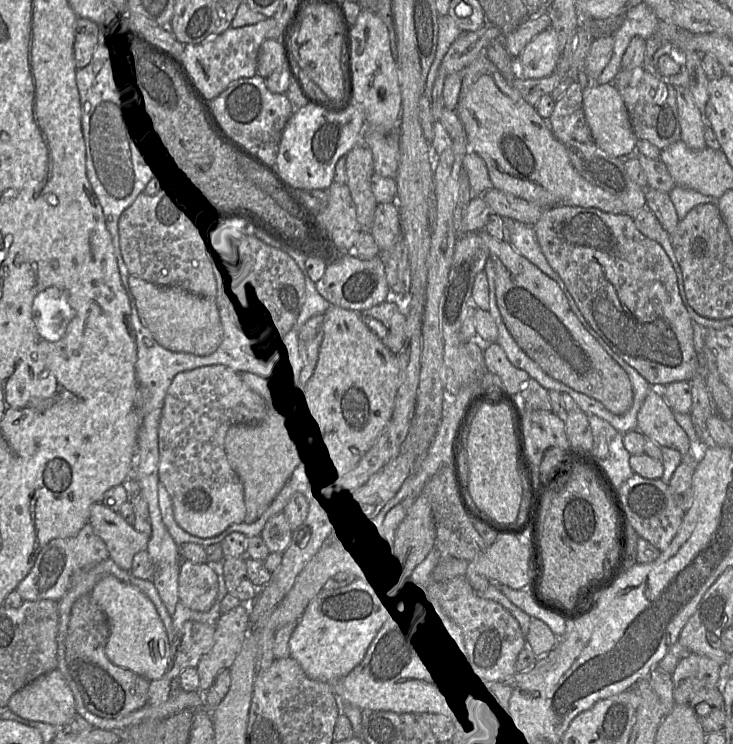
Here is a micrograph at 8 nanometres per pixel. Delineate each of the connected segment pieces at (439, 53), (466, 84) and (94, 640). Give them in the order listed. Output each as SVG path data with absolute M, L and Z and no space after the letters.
M440 15L438 18L438 40L434 60L427 74L422 95L428 97L431 102L432 87L440 67L442 59L449 50L450 45L463 33L454 20L448 15Z
M481 53L462 71L461 91L456 113L467 134L469 150L485 161L493 188L510 193L541 207L577 206L597 208L611 214L625 213L620 198L595 186L574 168L567 147L556 138L548 120L542 118L536 106L528 103L490 61Z
M91 593L77 598L71 606L65 640L68 673L91 713L102 718L119 719L147 704L150 681L109 660L105 653L109 636L107 615L93 600Z

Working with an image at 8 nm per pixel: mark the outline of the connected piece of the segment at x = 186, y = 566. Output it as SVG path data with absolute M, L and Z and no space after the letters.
M183 559L178 580L179 600L188 608L208 611L218 593L218 577L210 562L196 564Z

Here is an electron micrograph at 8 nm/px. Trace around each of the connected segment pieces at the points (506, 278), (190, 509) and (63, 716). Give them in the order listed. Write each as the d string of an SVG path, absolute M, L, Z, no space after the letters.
M479 231L494 263L496 299L503 321L519 347L549 376L599 401L615 415L625 414L633 405L633 388L627 373L608 355L583 327L558 284L536 265L519 254L506 240L497 240Z
M225 365L200 366L174 376L164 399L158 429L158 476L171 497L175 520L190 534L200 538L213 537L233 524L244 522L244 486L228 461L225 435L234 424L260 423L266 413L263 398L252 391L237 372Z
M58 668L16 692L10 698L7 709L23 719L50 724L57 728L66 728L77 713L72 691Z

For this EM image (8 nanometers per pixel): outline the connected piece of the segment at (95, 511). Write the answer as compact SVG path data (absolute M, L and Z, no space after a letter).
M101 502L91 506L88 523L92 525L94 532L105 542L110 558L124 570L130 570L135 554L147 548L149 536L136 530L133 525L125 521L119 512L106 507Z

